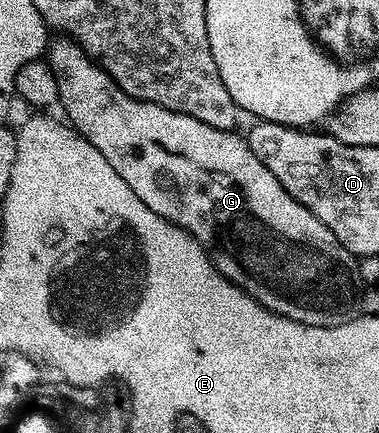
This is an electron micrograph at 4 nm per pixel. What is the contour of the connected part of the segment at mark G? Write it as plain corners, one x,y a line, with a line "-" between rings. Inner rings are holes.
60,35
53,45
51,42
47,46
46,60
52,66
54,75
58,79
58,91
60,92
58,105
59,108
64,108
63,116
84,134
87,141
104,156
106,163
110,163
110,167
114,167
114,171
118,171
118,175
126,179
130,189
142,199
142,203
146,203
146,207
150,207
150,211
154,211
168,223
177,221
176,225
187,229
193,238
196,236
204,241
212,241
216,237
217,253
214,253
214,265
228,280
240,286
249,297
255,297
267,309
273,309
275,313
281,313
283,317
301,321
304,325
340,325
357,312
358,298
361,296
362,289
358,284
358,269
354,264
352,254
342,247
342,243
338,243
338,239
334,239
332,232
313,213
306,207
302,207
302,203
295,201
284,190
282,183
278,183
278,179
262,163
262,159
254,155
247,140
241,134
239,137
239,132
230,129
215,129
185,113
175,113
172,109
167,109
162,105
131,97
123,87
116,84
115,79
100,64
88,56
88,52
82,46
76,44
67,35

